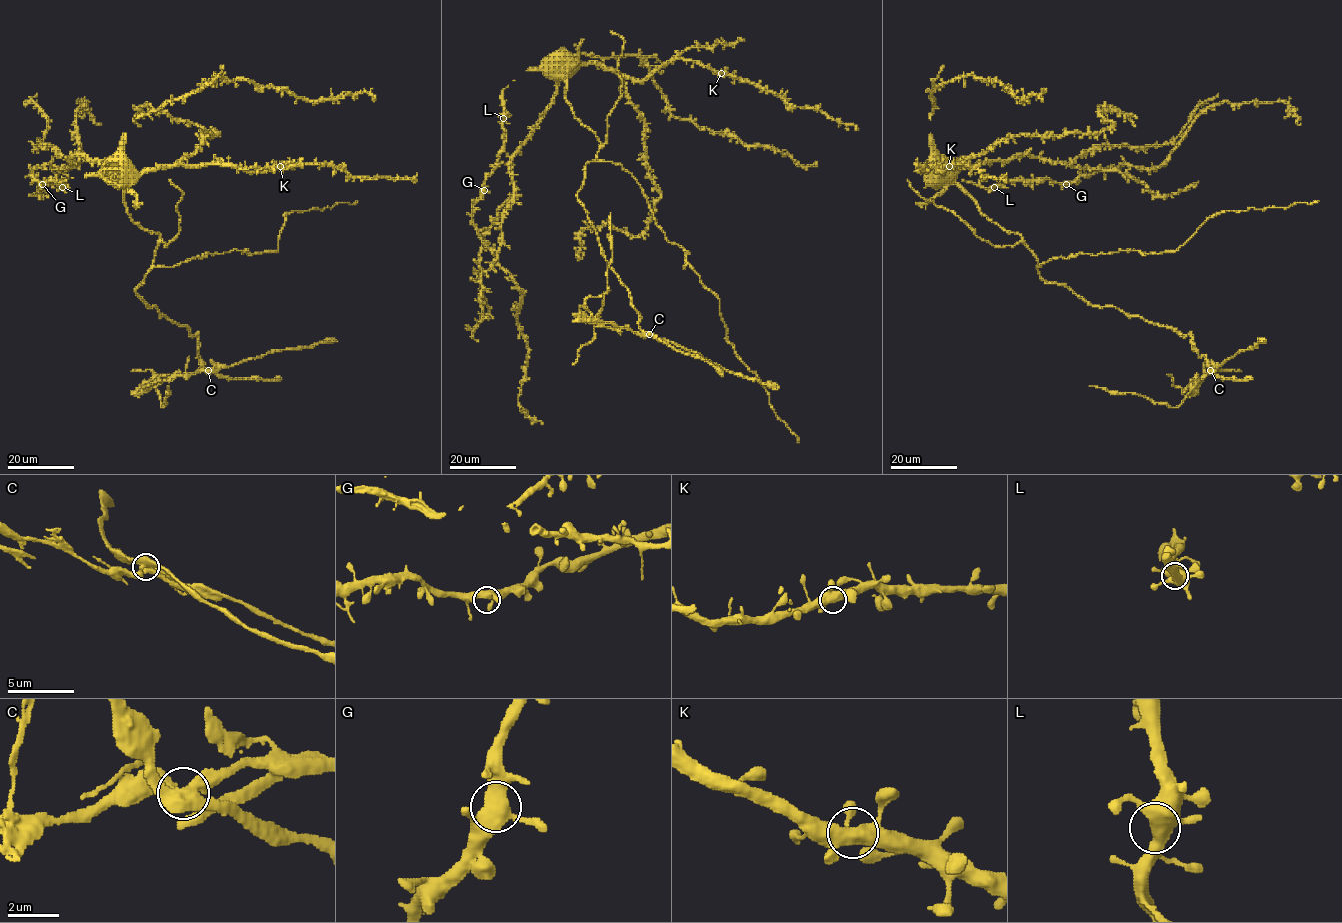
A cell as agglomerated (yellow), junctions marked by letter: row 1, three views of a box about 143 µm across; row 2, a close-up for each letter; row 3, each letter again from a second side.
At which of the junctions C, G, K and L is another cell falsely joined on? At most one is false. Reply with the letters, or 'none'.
C

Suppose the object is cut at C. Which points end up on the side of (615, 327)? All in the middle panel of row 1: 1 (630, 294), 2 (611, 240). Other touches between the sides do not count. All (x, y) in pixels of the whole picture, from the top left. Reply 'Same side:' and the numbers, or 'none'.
Same side: 2

